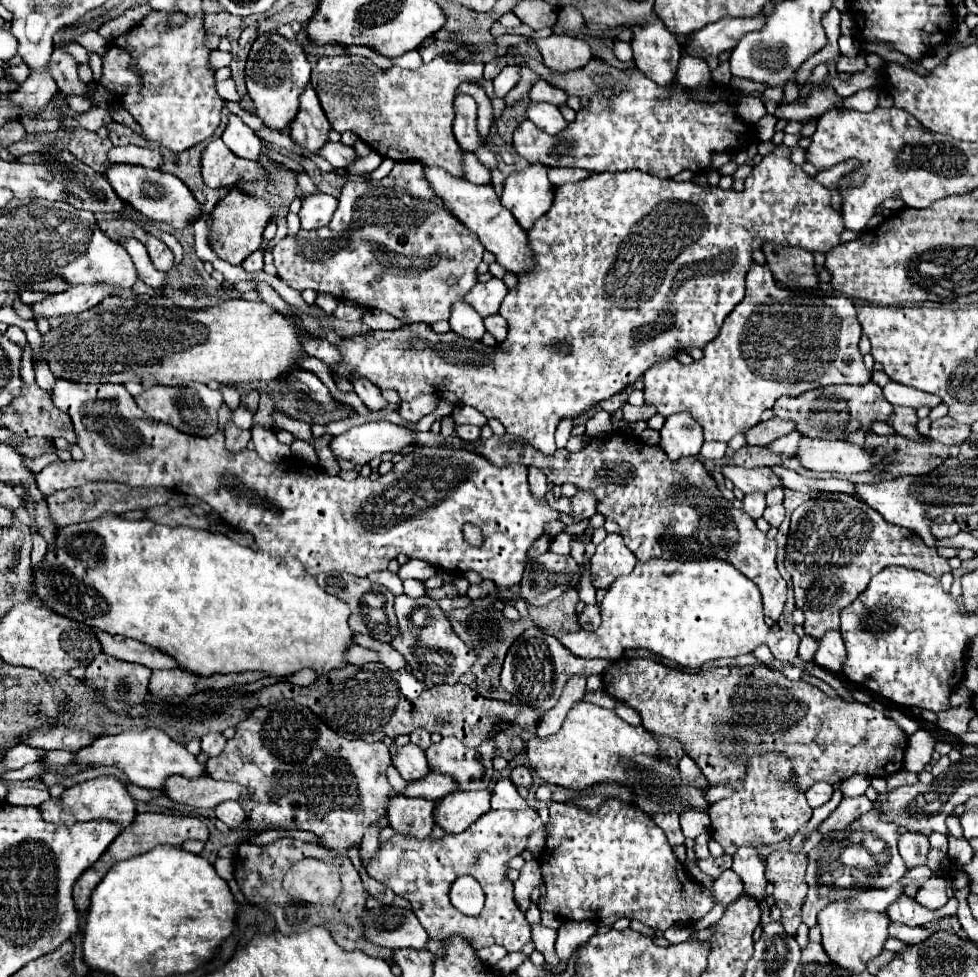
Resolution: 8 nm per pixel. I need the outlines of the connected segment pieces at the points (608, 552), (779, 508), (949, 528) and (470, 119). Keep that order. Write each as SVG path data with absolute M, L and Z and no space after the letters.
M607 534L591 556L591 580L595 588L607 588L617 576L631 574L637 558L619 534Z
M773 504L773 506L767 506L767 508L765 508L763 518L765 518L771 526L779 526L779 524L783 522L783 518L785 518L785 508L783 508L783 504Z
M931 522L931 534L935 538L951 538L959 532L959 526L953 522L953 524L935 524Z
M457 94L455 102L455 120L453 120L453 132L461 146L461 150L477 150L481 146L481 138L477 132L477 104L467 94Z

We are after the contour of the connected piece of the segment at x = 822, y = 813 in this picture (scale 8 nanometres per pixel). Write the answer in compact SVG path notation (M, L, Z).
M833 792L833 798L827 802L827 804L823 804L821 808L817 808L817 810L813 810L813 818L809 820L809 824L807 824L807 832L813 832L837 806L839 806L839 802L841 802L841 798L843 798L843 792Z

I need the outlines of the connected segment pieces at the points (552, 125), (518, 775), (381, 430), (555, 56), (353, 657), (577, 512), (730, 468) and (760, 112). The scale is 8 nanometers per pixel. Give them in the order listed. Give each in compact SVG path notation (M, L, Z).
M529 102L527 118L547 134L557 134L563 126L567 126L567 120L561 116L559 108L549 102Z
M517 766L517 768L513 768L513 772L511 772L511 780L513 780L515 786L527 786L527 788L529 788L529 786L533 784L531 770L525 768L525 766Z
M379 420L353 426L351 430L335 436L329 448L335 456L363 466L385 452L399 452L403 448L413 446L415 434L417 430L411 430L407 426L393 424L389 420Z
M551 34L549 38L537 40L537 48L543 56L543 64L551 68L553 72L567 72L567 70L577 70L583 68L591 60L591 46L583 38L575 38L569 34Z
M349 644L347 652L345 652L345 660L349 664L363 666L363 664L369 664L369 662L379 662L379 652L369 650L369 648L363 648L359 644Z
M579 490L571 498L571 508L573 508L575 522L579 522L583 518L591 518L597 512L597 498L595 498L595 494L591 494L591 490Z
M723 464L721 474L735 484L735 488L743 490L745 494L753 490L769 492L775 486L781 486L779 478L769 468L743 468L735 464Z
M743 96L737 104L737 112L747 124L757 124L759 118L763 118L767 114L765 104L755 96Z

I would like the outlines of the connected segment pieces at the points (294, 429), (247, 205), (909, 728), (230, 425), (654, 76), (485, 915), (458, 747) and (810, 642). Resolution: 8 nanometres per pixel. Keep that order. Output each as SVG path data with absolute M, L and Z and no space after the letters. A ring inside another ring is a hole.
M273 412L271 418L273 418L273 422L275 422L277 426L281 426L283 430L289 430L295 438L305 440L307 444L315 446L315 440L313 440L313 434L311 434L311 424L307 424L307 422L299 422L299 420L289 418L289 416L281 414L281 412Z
M231 188L225 194L225 198L217 202L213 214L209 216L211 218L211 238L215 234L219 234L219 238L221 238L219 246L213 244L215 254L221 260L227 260L231 264L241 264L249 254L261 250L263 230L271 222L271 216L273 216L271 204L265 198L255 198L255 196L245 194L239 188Z
M885 710L885 716L891 718L893 722L897 722L897 726L899 726L907 736L911 736L911 734L915 734L915 732L919 730L919 722L913 720L911 716L899 712L899 710Z
M231 418L225 424L225 438L227 438L227 448L231 452L235 450L243 450L247 446L247 442L251 440L251 430L243 430L239 428Z
M660 19L637 24L633 30L633 60L637 68L657 84L669 84L675 80L681 46L675 34L671 34Z
M535 808L519 812L489 810L465 832L439 840L431 836L419 840L411 834L395 834L379 846L375 856L365 864L365 870L371 878L411 902L419 922L433 940L461 936L475 950L499 944L507 952L515 952L531 940L531 926L515 904L513 884L505 876L509 868L507 860L525 850L527 836L537 828L541 828L541 818ZM459 876L473 876L485 890L485 908L479 916L467 916L451 906L449 890Z
M443 738L425 750L429 768L451 776L457 788L465 792L489 786L489 760L495 752L497 744L493 738L485 738L473 750L463 746L457 738Z
M803 636L801 638L801 646L799 646L799 656L805 660L805 662L811 662L813 656L815 656L815 650L817 650L817 640L809 638L809 636Z

